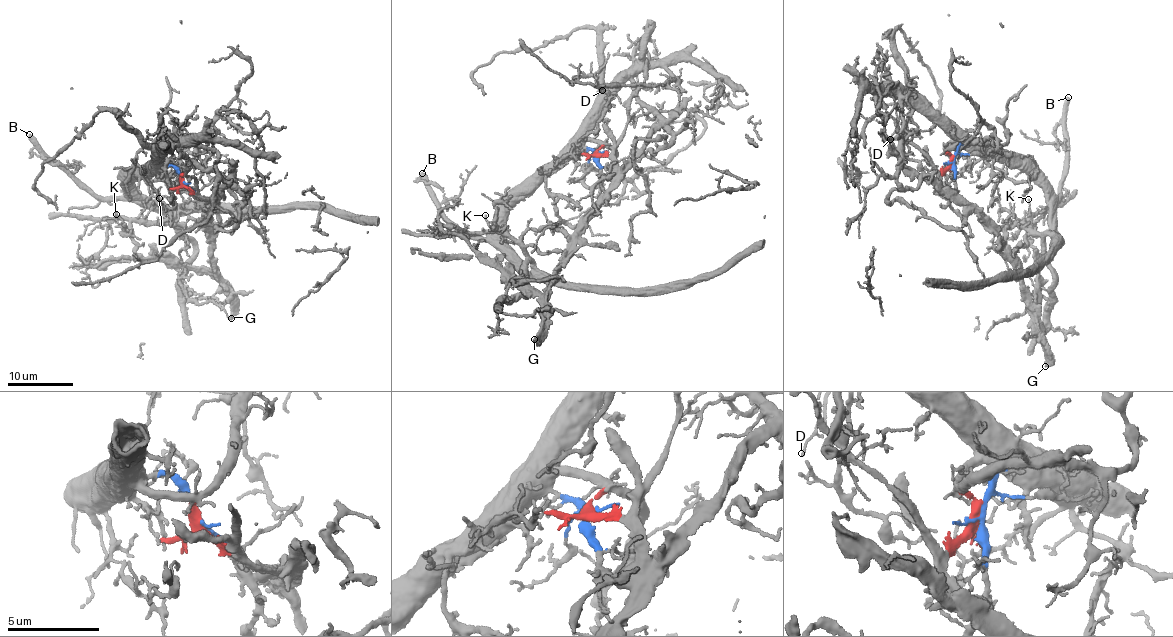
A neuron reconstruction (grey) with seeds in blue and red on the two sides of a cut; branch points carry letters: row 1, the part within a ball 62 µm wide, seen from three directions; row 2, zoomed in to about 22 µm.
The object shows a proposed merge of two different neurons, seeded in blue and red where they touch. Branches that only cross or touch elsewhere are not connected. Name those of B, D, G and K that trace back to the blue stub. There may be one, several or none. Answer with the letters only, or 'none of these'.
B, D, K

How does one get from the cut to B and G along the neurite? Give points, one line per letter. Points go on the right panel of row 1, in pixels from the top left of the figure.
B: (952, 160), (960, 142), (1028, 173), (1045, 192), (1058, 197), (1068, 164), (1068, 143), (1063, 121), (1068, 97)
G: (952, 160), (942, 173), (945, 185), (999, 238), (1037, 324), (1047, 358), (1045, 366)

